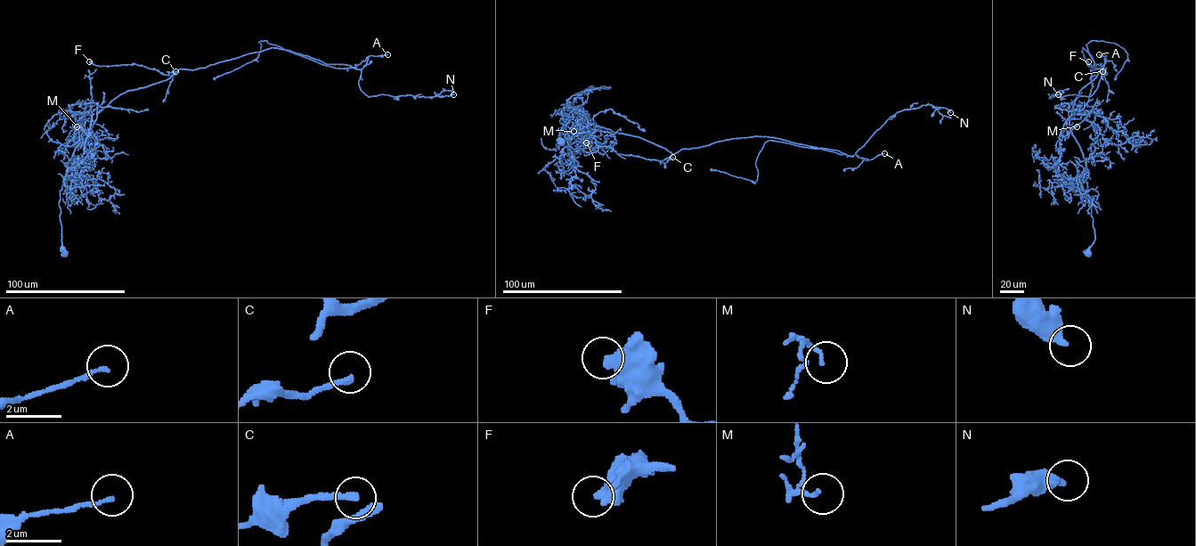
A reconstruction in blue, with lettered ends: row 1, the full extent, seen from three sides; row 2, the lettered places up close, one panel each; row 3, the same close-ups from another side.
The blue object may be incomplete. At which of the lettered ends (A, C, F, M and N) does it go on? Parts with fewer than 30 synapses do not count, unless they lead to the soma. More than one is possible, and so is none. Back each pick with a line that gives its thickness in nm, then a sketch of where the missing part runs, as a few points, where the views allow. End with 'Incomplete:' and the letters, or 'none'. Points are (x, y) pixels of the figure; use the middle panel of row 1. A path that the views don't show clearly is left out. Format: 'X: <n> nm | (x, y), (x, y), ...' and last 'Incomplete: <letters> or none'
Incomplete: none

